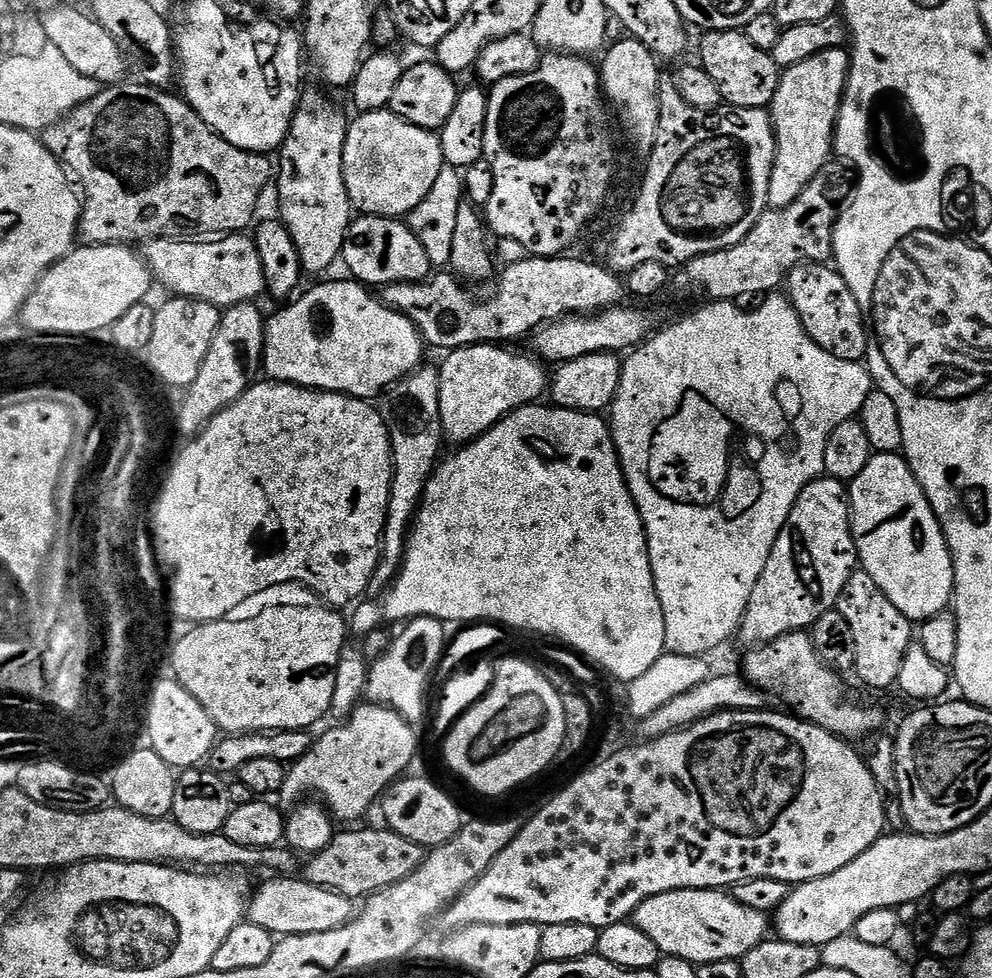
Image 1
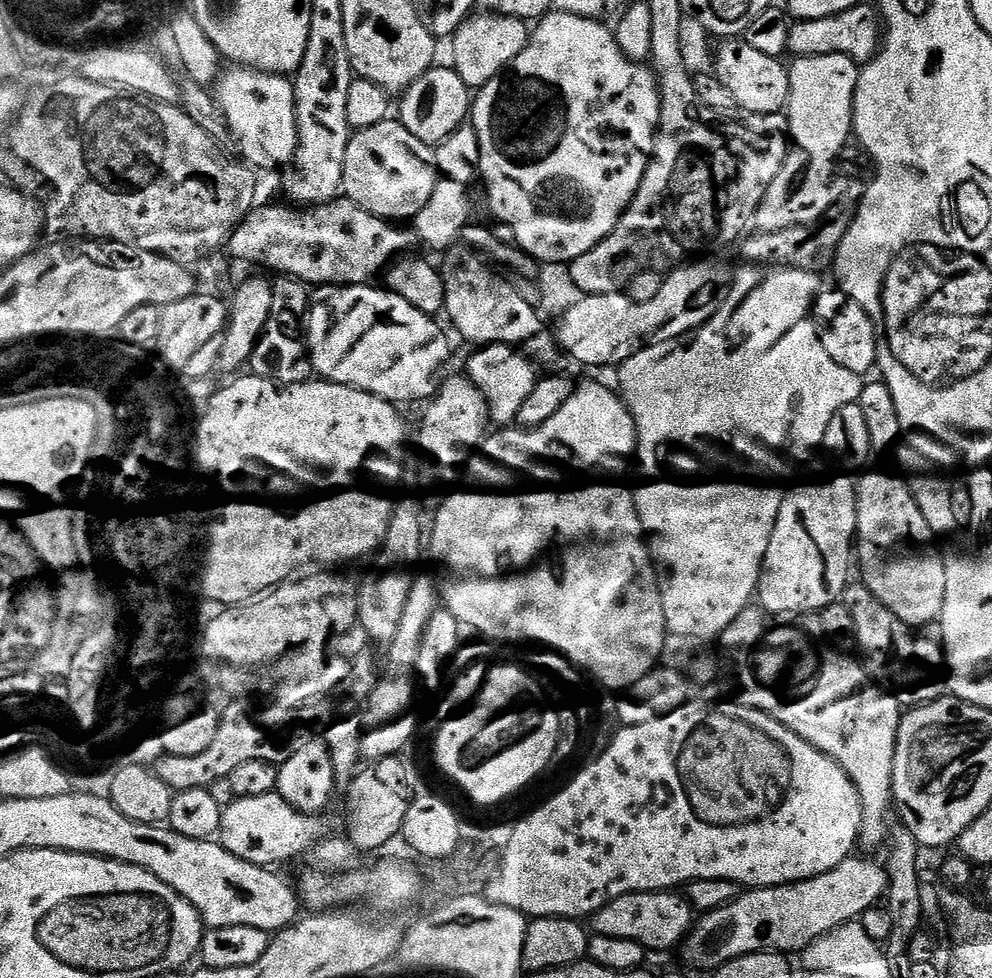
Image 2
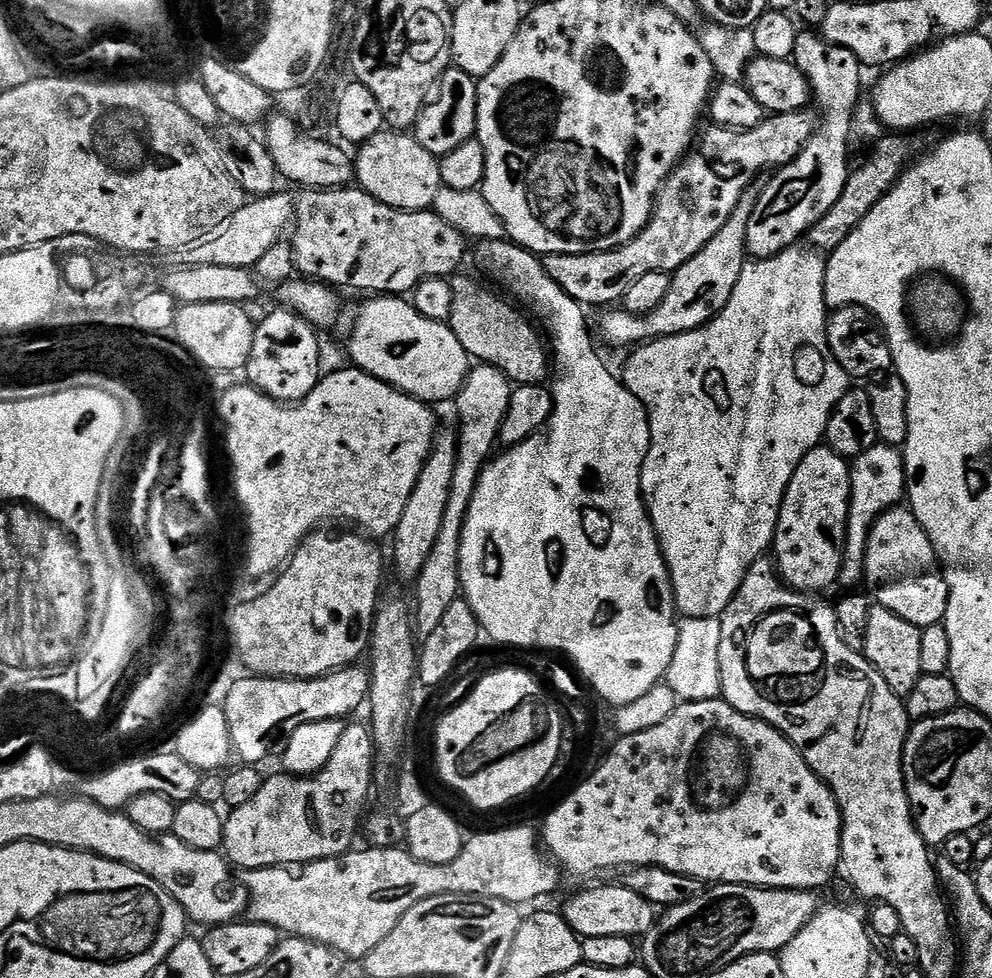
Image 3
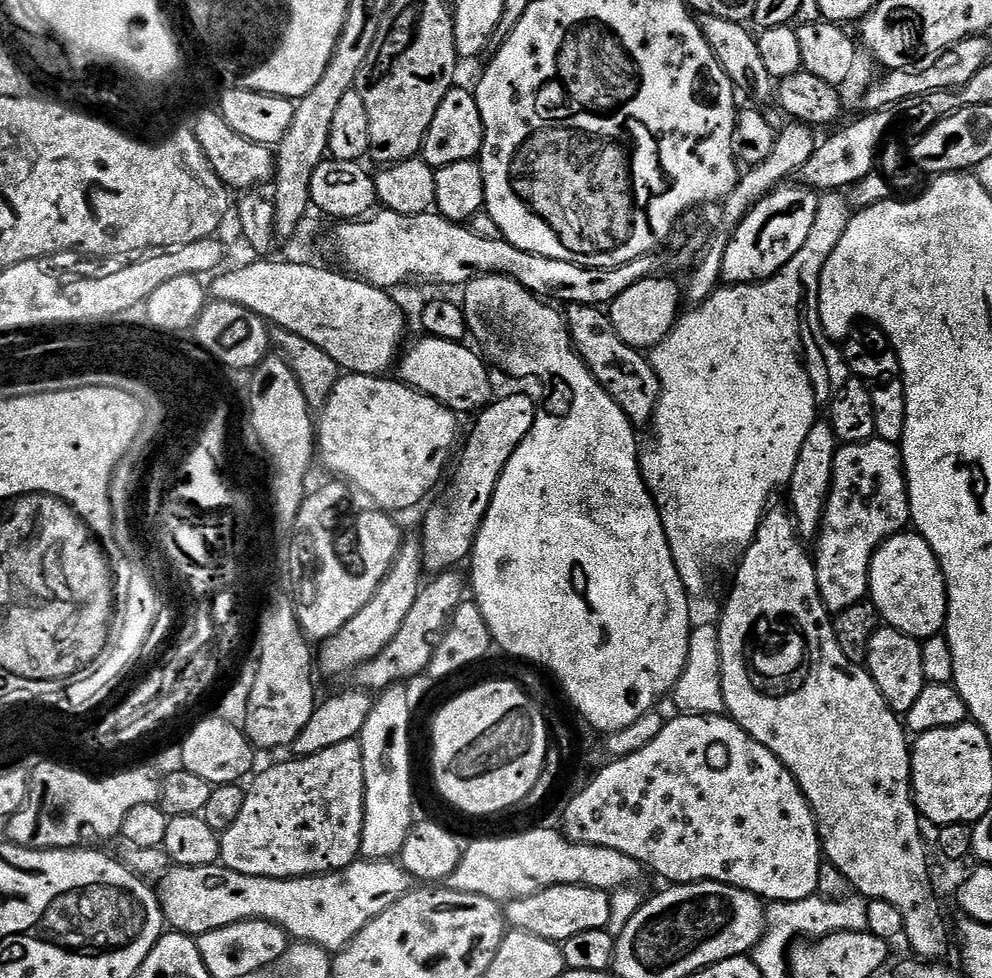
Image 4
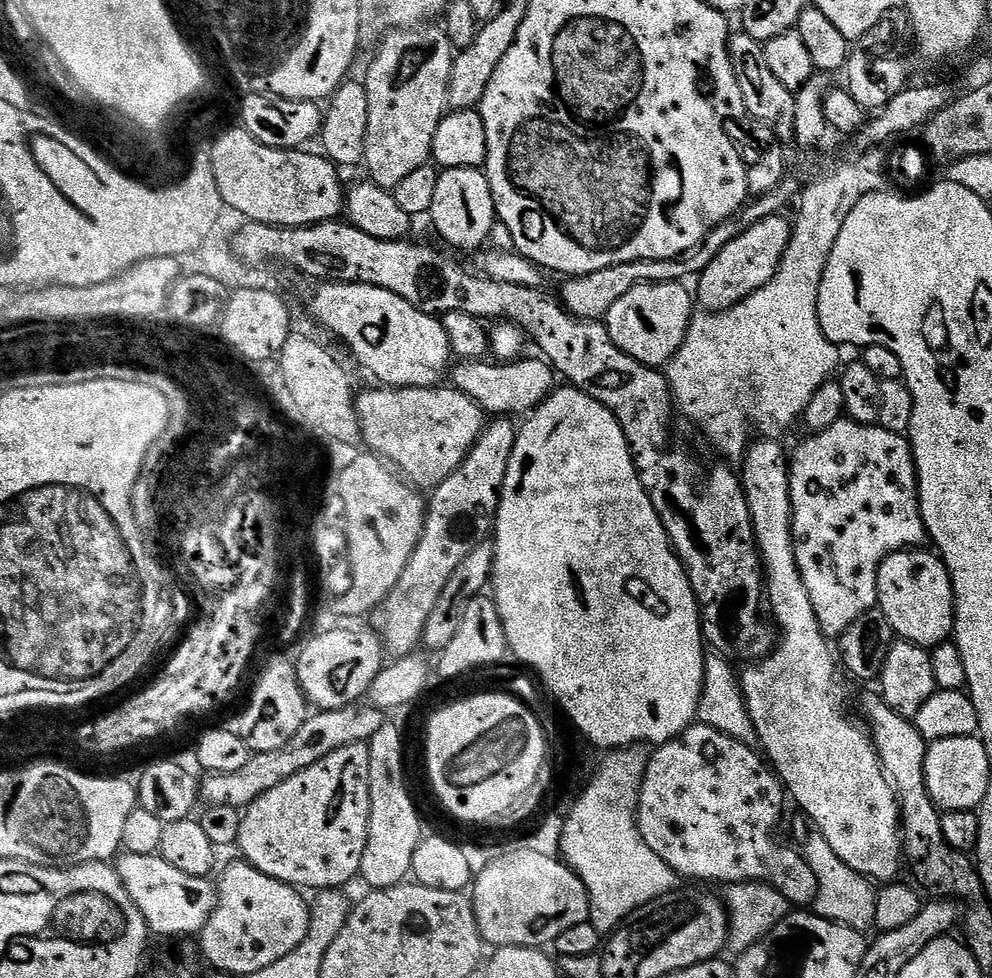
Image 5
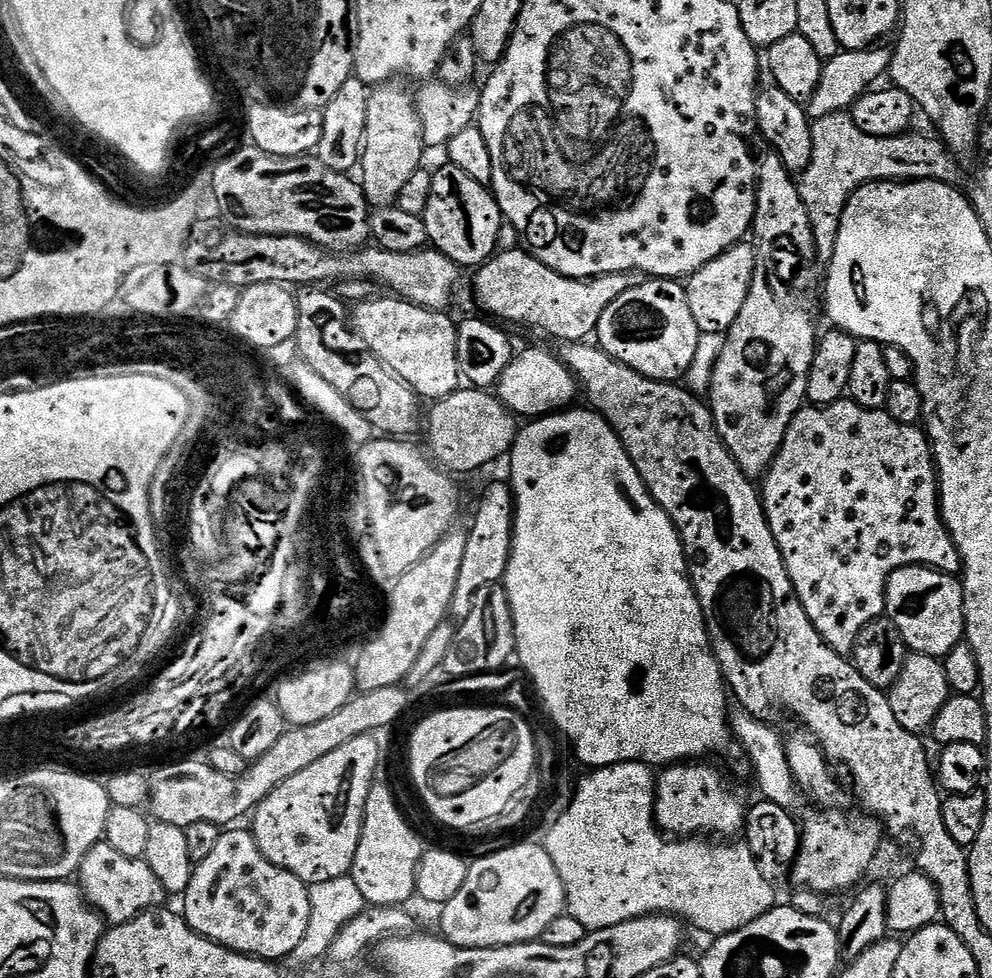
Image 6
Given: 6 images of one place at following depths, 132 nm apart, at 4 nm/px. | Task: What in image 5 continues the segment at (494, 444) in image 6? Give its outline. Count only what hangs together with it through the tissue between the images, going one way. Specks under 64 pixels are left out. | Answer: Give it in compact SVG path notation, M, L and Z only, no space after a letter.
M376 386L373 392L355 397L363 443L383 458L409 484L431 490L441 484L470 454L484 431L486 413L454 386L434 388L389 388Z

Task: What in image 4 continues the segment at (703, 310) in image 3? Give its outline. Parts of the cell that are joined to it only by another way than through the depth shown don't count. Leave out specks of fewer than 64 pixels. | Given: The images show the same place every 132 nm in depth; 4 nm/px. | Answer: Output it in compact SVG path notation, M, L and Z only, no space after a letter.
M788 122L788 125L783 129L782 127L776 133L776 141L774 142L774 150L770 150L770 158L766 158L760 164L753 164L741 175L740 180L734 186L734 190L730 190L730 194L722 202L722 208L724 213L720 216L720 228L724 232L711 233L708 246L704 250L703 256L696 261L696 267L691 269L690 275L692 276L688 280L688 292L686 288L686 296L692 299L693 305L698 305L704 301L712 292L716 291L717 288L721 287L722 284L722 258L726 254L726 246L730 242L732 237L732 231L744 221L746 214L755 206L759 200L768 195L769 192L776 191L777 188L781 187L789 178L795 177L802 170L802 166L806 166L806 162L810 162L810 154L814 154L818 143L818 136L815 136L813 129L809 125L801 122Z

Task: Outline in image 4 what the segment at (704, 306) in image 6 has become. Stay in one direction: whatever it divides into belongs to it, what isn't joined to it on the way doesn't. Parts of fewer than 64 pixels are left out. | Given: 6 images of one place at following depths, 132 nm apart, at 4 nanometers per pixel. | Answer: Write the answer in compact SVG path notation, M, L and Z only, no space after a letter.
M800 182L792 183L763 196L749 210L744 221L731 232L732 237L722 258L722 280L725 285L757 284L760 280L768 280L778 274L782 266L786 266L786 262L802 250L802 246L806 246L806 238L810 238L810 229L818 214L820 196L815 188Z

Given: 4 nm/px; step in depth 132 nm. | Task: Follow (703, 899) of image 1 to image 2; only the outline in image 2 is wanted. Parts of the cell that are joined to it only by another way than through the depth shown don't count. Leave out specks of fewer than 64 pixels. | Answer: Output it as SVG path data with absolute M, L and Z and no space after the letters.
M672 890L632 892L606 905L594 917L595 935L636 940L646 950L672 948L681 943L694 923L694 909L683 895Z

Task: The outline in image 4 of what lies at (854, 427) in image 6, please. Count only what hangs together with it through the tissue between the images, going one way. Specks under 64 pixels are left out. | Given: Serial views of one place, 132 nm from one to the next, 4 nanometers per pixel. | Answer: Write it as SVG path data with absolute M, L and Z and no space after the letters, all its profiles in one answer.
M879 438L861 444L840 444L834 458L832 489L824 507L824 520L820 524L820 531L814 537L818 590L829 613L846 610L846 606L854 606L869 595L868 575L872 556L885 540L905 531L911 519L912 512L908 509L908 482L904 479L904 458L899 447Z

